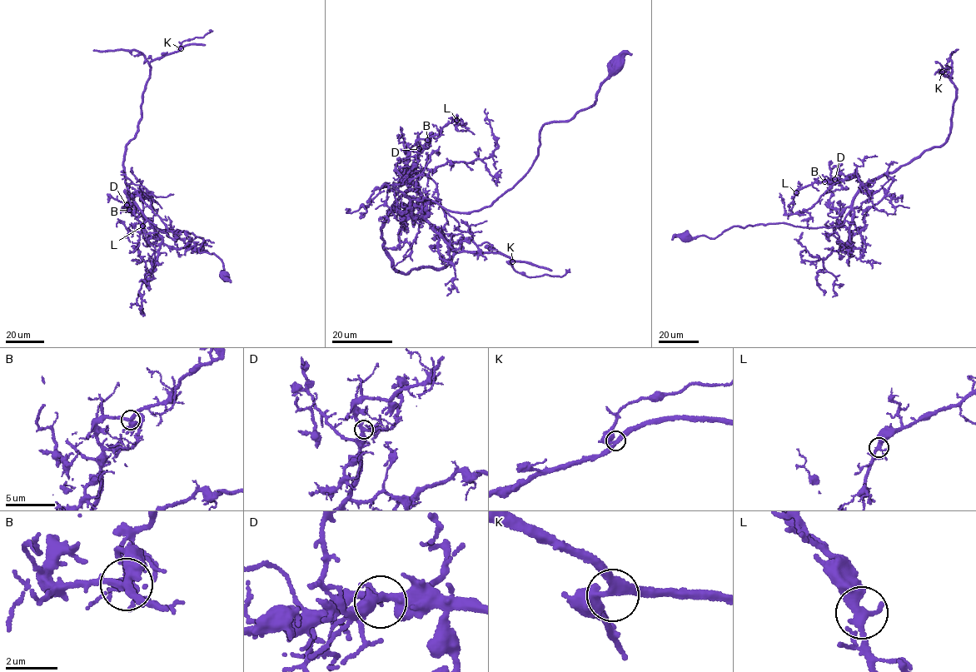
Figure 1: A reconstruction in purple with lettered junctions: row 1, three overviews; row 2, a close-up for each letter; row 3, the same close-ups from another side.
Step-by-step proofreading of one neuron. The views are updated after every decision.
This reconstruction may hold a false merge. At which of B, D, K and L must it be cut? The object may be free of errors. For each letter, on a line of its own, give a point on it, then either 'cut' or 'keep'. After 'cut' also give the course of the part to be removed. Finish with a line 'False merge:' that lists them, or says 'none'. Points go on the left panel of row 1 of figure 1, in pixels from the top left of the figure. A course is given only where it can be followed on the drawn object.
B: (129, 210) | keep
D: (126, 205) | keep
K: (181, 48) | keep
L: (142, 226) | keep
False merge: none

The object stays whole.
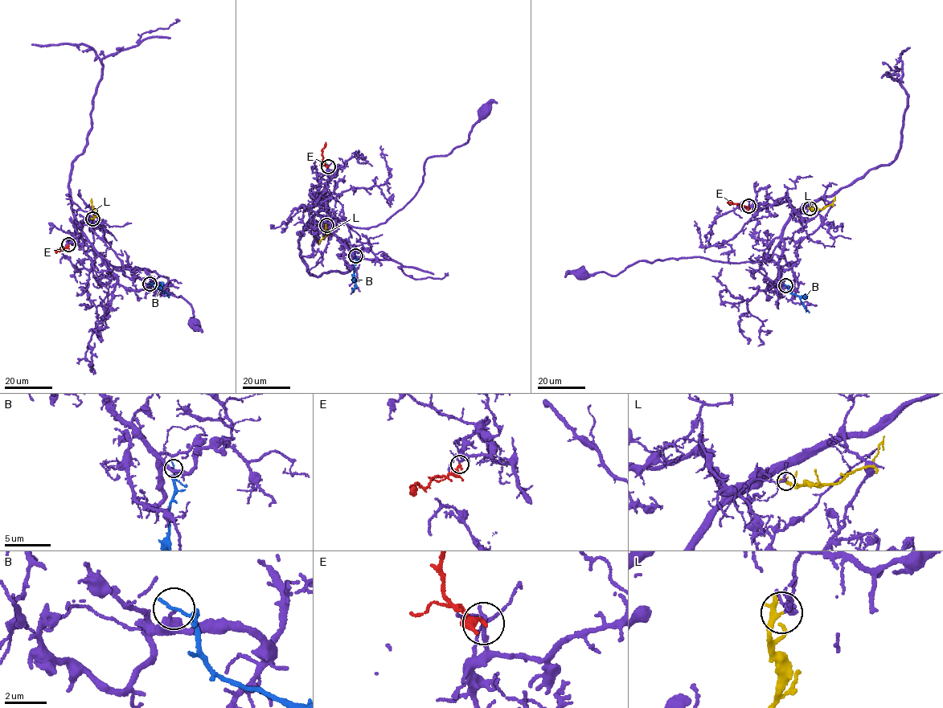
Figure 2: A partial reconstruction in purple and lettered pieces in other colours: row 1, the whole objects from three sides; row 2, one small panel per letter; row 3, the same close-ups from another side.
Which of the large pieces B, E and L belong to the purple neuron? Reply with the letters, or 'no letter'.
E

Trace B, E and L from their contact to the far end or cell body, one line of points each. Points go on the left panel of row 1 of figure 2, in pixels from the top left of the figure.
B: (149, 284), (169, 294), (169, 297)
E: (68, 244), (55, 251)
L: (92, 218), (96, 214), (92, 198)

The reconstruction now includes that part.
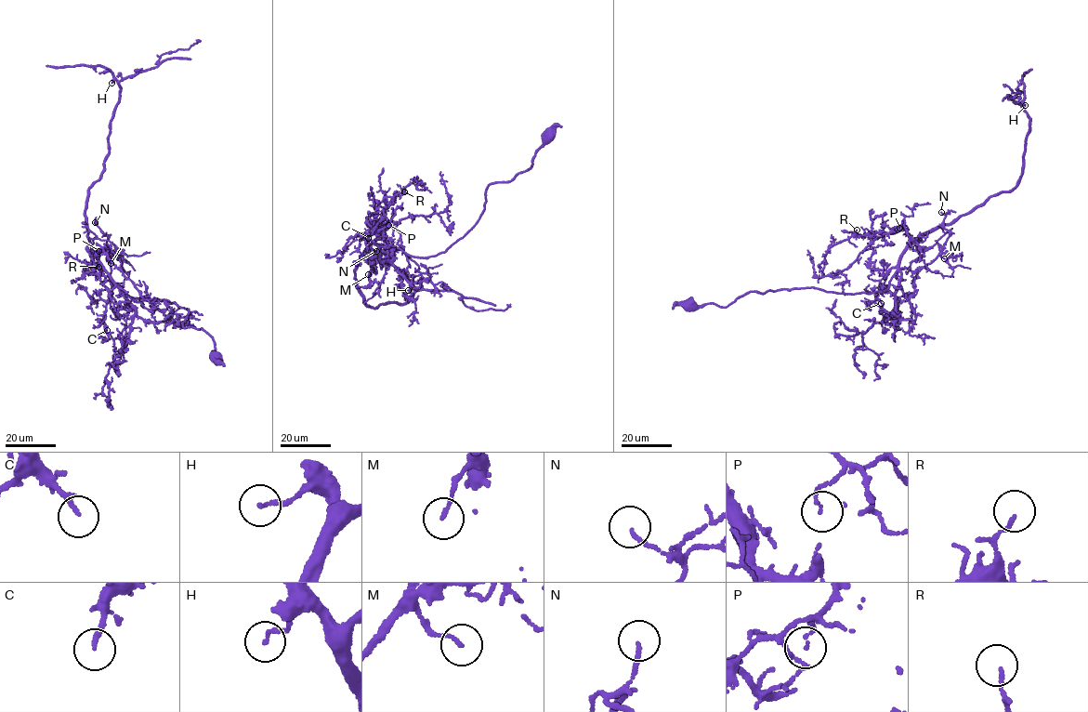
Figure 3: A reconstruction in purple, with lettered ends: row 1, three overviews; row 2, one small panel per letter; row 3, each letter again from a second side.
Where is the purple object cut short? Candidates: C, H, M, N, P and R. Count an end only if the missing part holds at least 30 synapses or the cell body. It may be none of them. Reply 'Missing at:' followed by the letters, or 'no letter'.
Missing at: C

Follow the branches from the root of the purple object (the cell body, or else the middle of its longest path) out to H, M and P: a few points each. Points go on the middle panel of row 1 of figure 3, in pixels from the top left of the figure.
H: (549, 136), (445, 251), (366, 249), (366, 306), (408, 290)
M: (549, 136), (529, 169), (488, 186), (476, 224), (445, 251), (421, 257), (388, 245), (372, 260), (368, 274)
P: (549, 136), (529, 169), (488, 186), (476, 224), (445, 251), (408, 255), (378, 237), (388, 225)

